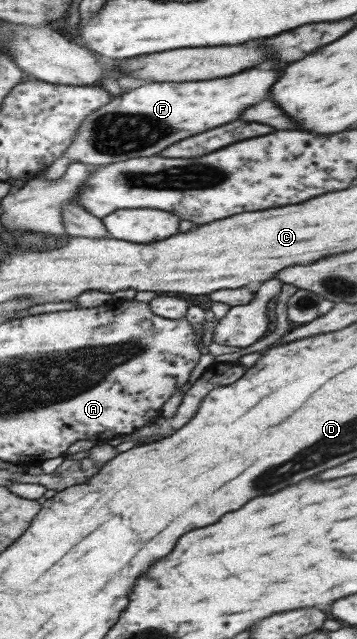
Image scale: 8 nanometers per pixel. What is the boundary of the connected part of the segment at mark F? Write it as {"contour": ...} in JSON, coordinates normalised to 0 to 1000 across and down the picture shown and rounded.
{"contour":[[[683,110],[644,122],[599,122],[571,128],[437,128],[381,138],[359,147],[317,152],[308,163],[252,178],[227,194],[216,219],[188,239],[132,266],[140,282],[188,272],[196,255],[232,254],[291,261],[398,244],[431,244],[510,216],[661,188],[683,169],[751,156],[756,135],[773,128],[768,110]]]}

